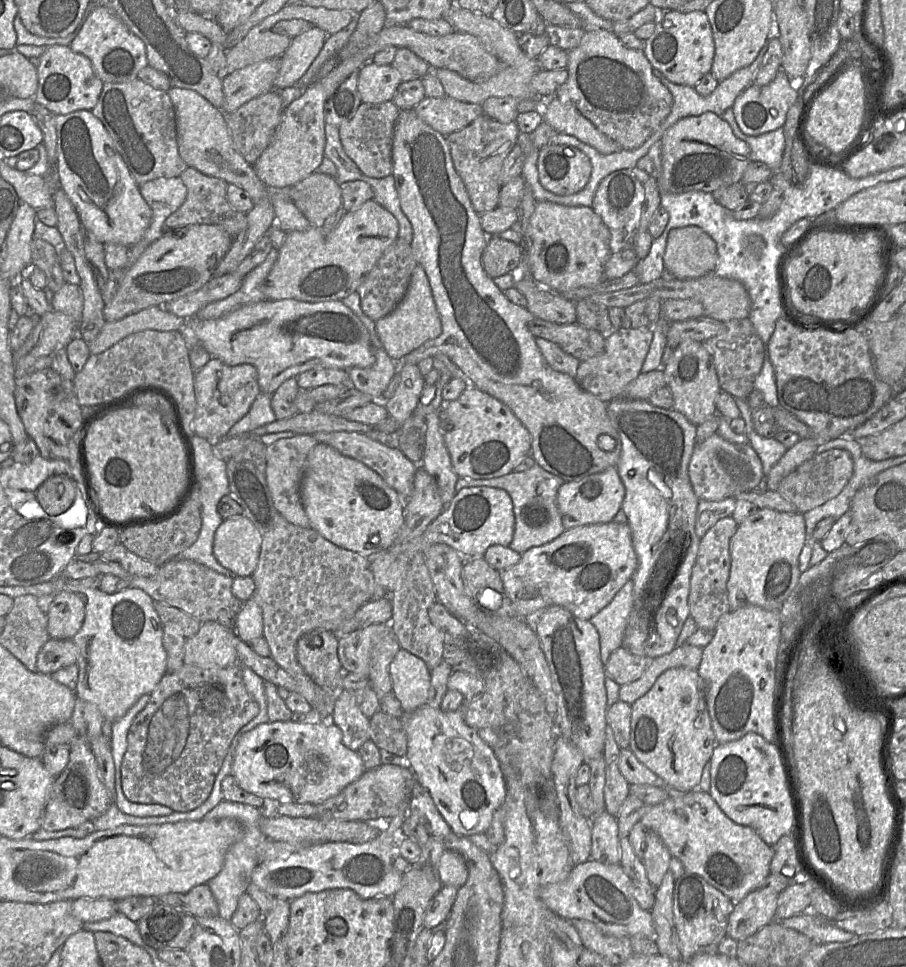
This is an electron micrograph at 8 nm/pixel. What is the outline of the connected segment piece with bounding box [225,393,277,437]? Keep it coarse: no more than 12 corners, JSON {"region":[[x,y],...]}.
{"region":[[260,393],[225,437],[248,434],[277,418],[271,395]]}

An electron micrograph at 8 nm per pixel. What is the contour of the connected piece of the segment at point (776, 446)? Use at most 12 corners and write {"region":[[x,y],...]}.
{"region":[[747,400],[735,403],[744,435],[758,454],[766,477],[787,449],[775,437],[755,431]]}

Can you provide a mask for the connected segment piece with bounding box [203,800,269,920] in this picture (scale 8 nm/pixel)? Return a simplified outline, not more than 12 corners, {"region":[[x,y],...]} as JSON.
{"region":[[223,800],[203,817],[233,819],[242,836],[207,882],[231,920],[258,864],[261,809]]}

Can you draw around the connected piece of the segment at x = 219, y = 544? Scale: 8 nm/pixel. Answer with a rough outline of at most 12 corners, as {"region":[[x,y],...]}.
{"region":[[244,515],[217,528],[213,555],[239,577],[257,568],[262,538]]}

